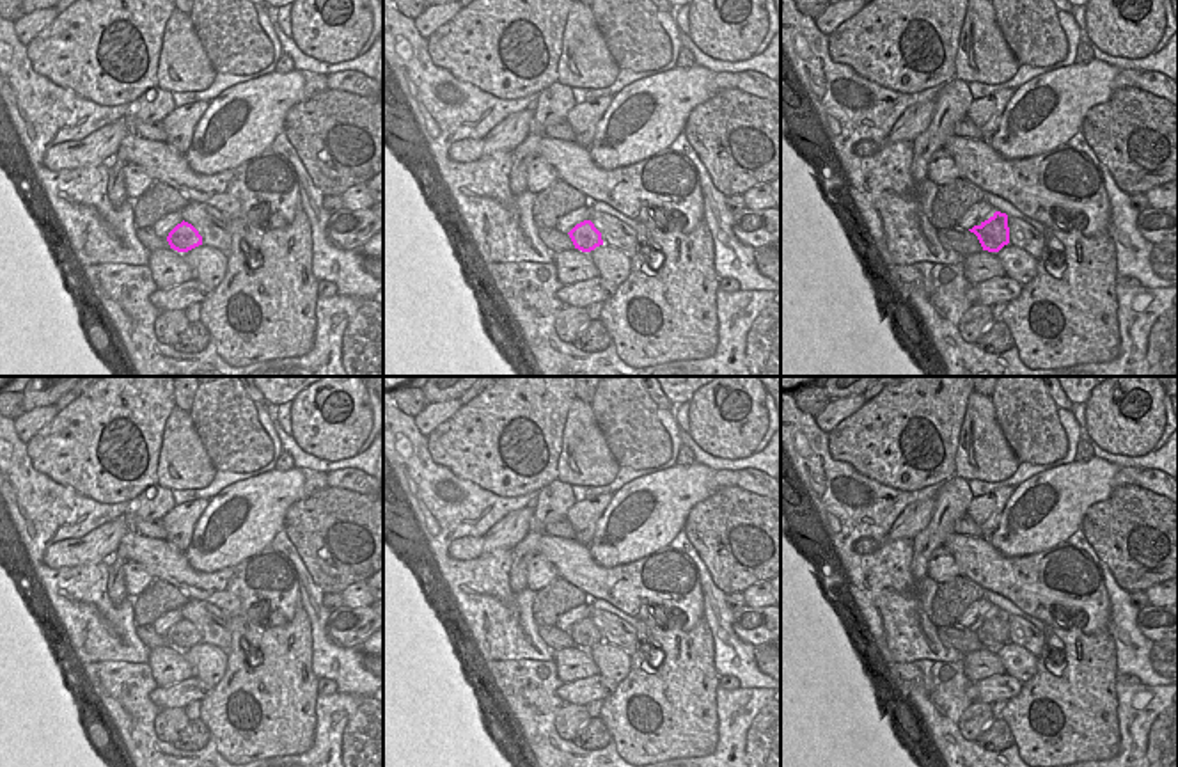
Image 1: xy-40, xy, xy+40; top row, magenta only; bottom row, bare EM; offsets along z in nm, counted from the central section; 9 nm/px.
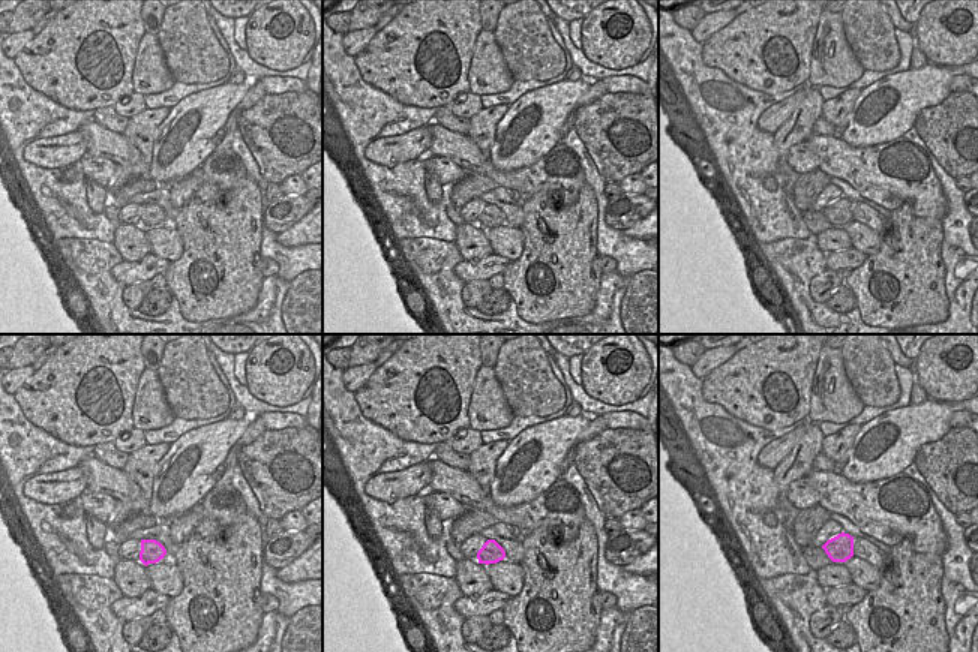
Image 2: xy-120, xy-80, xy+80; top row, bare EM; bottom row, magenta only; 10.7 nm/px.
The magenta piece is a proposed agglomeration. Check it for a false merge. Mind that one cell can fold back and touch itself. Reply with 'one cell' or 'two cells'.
one cell

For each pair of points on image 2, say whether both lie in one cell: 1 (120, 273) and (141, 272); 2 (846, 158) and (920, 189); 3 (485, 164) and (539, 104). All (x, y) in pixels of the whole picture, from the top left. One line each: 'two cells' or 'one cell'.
1: one cell
2: one cell
3: two cells

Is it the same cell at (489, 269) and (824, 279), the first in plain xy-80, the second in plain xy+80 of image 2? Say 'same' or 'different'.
different

